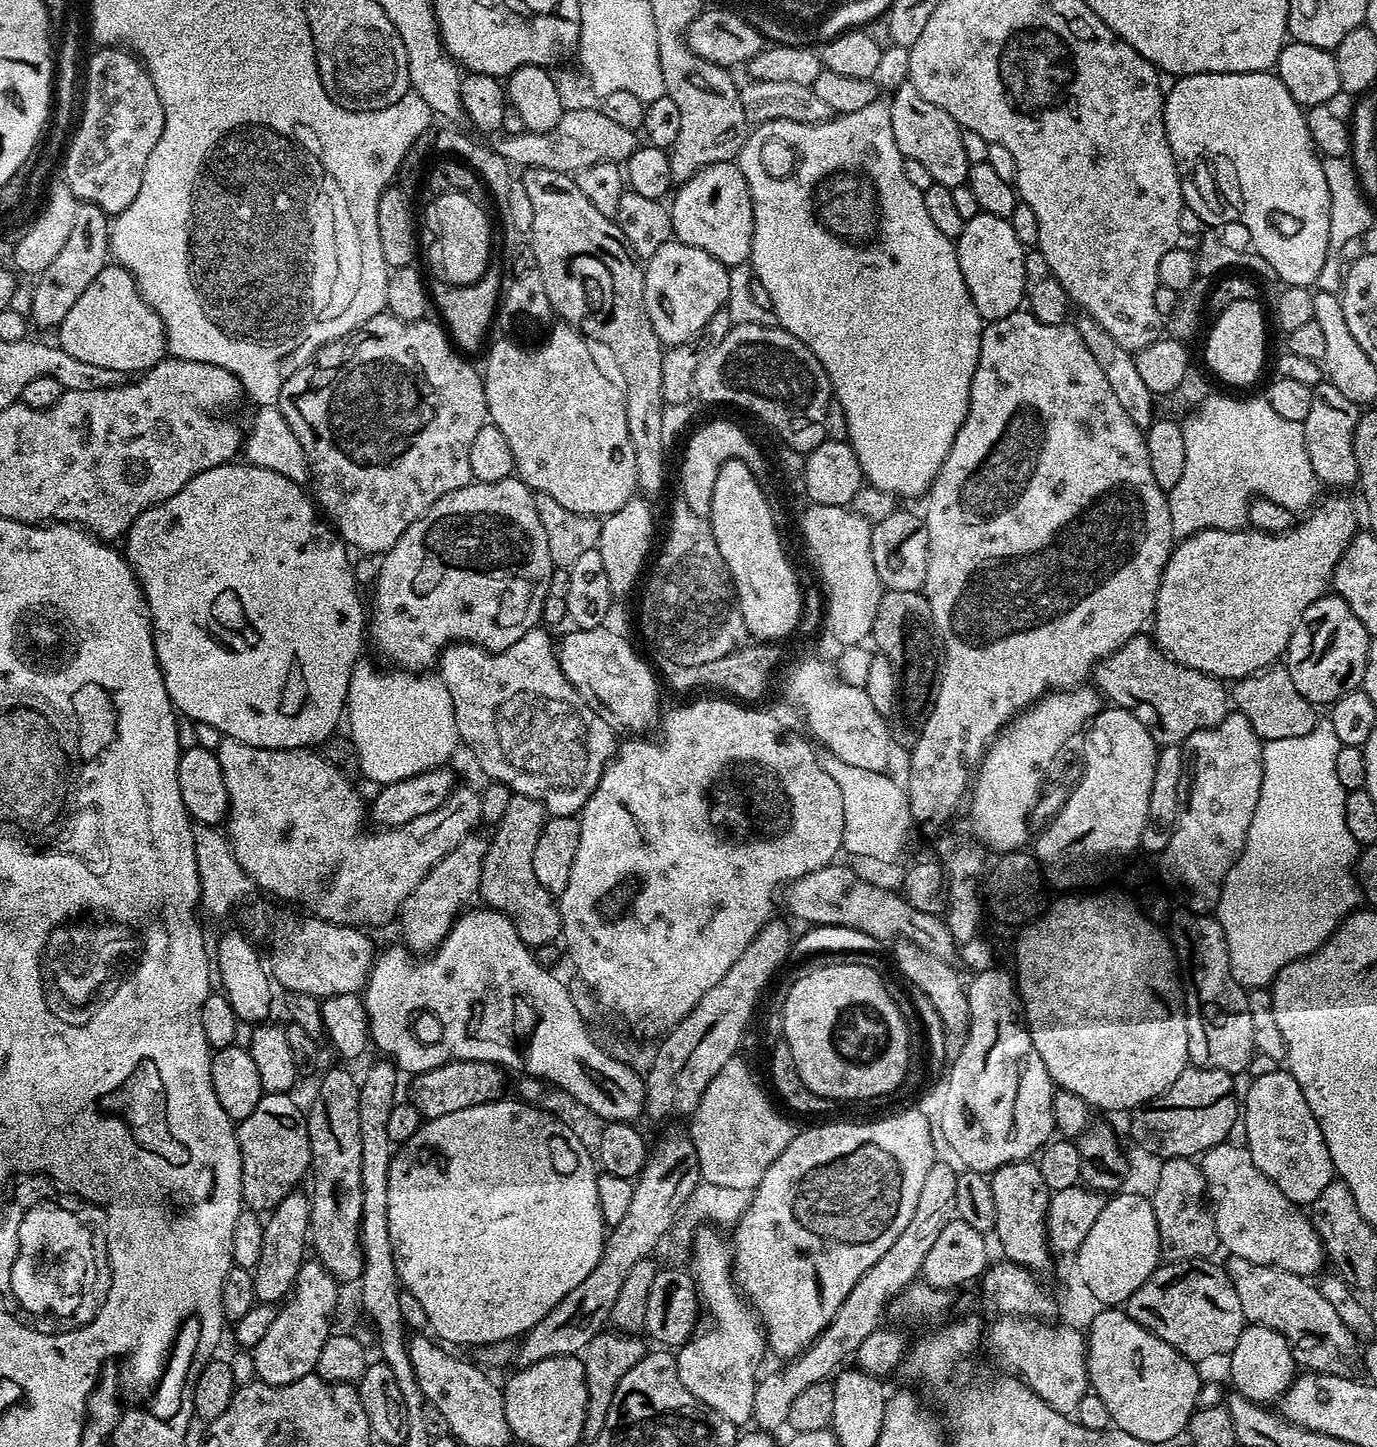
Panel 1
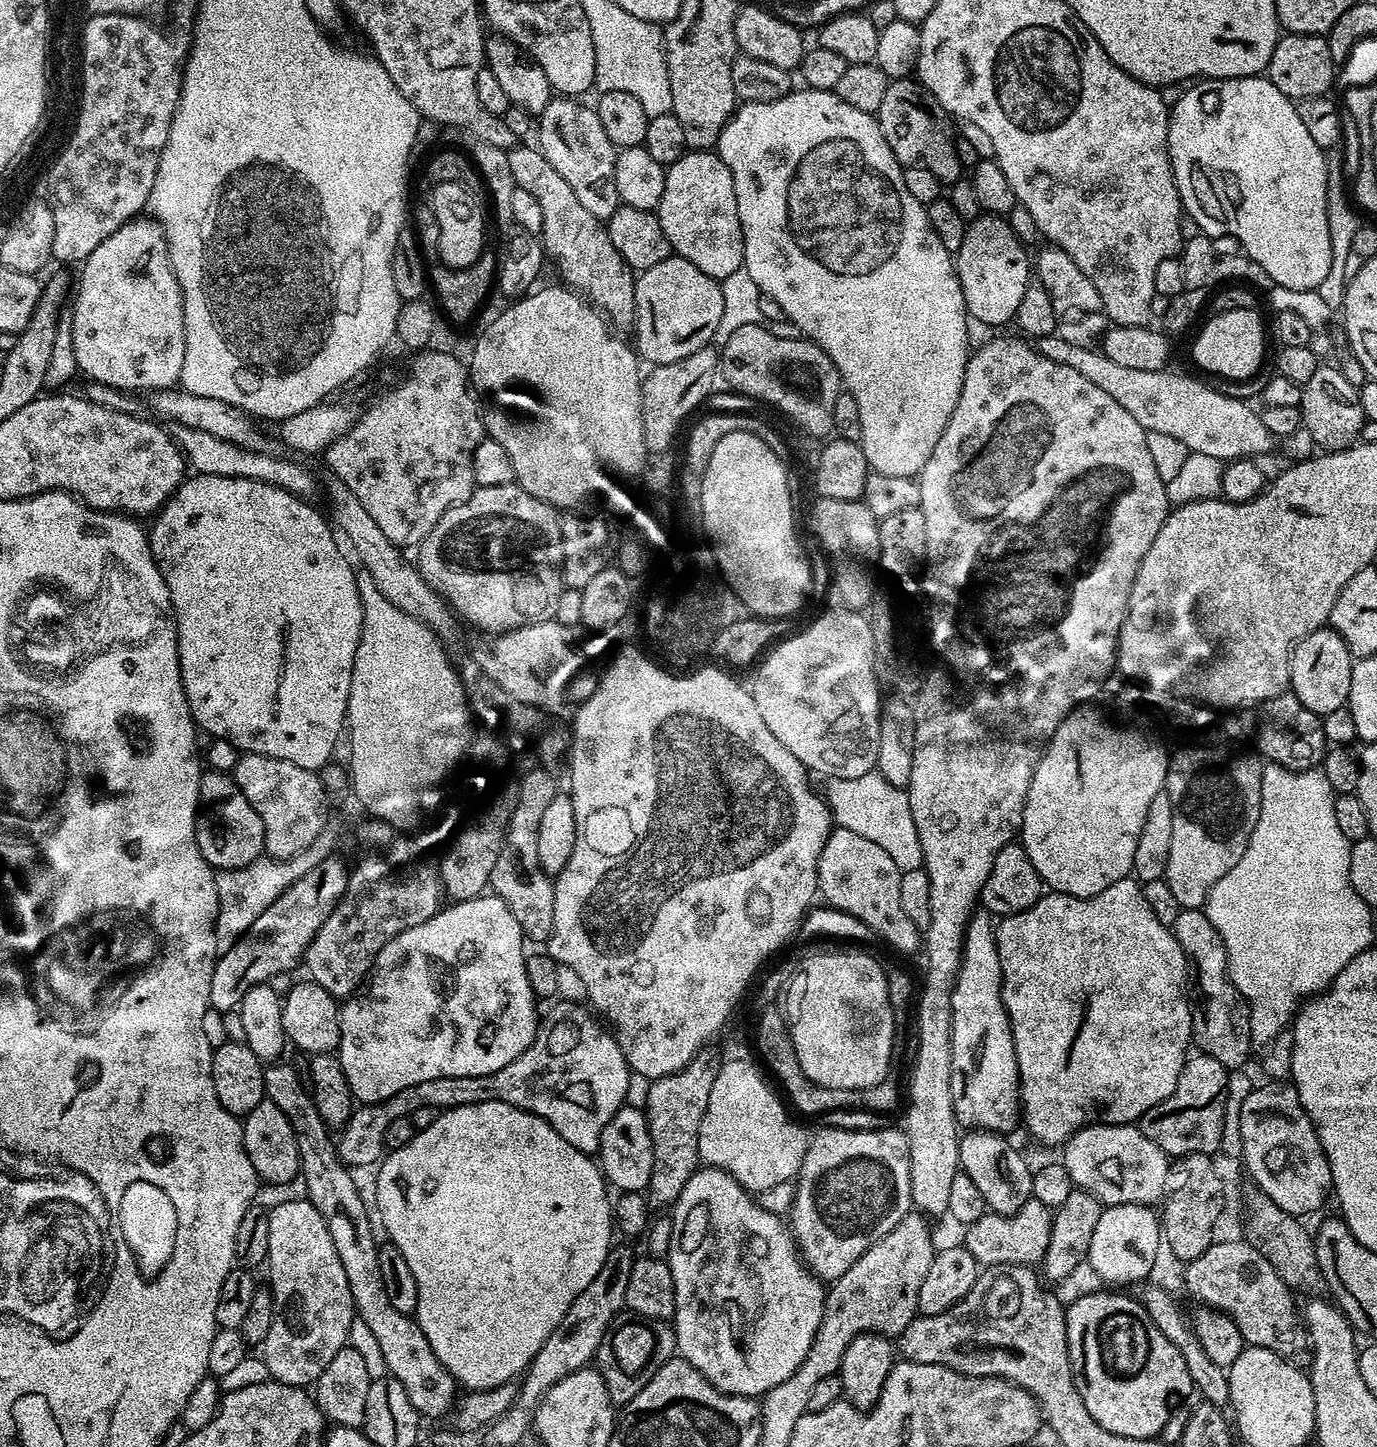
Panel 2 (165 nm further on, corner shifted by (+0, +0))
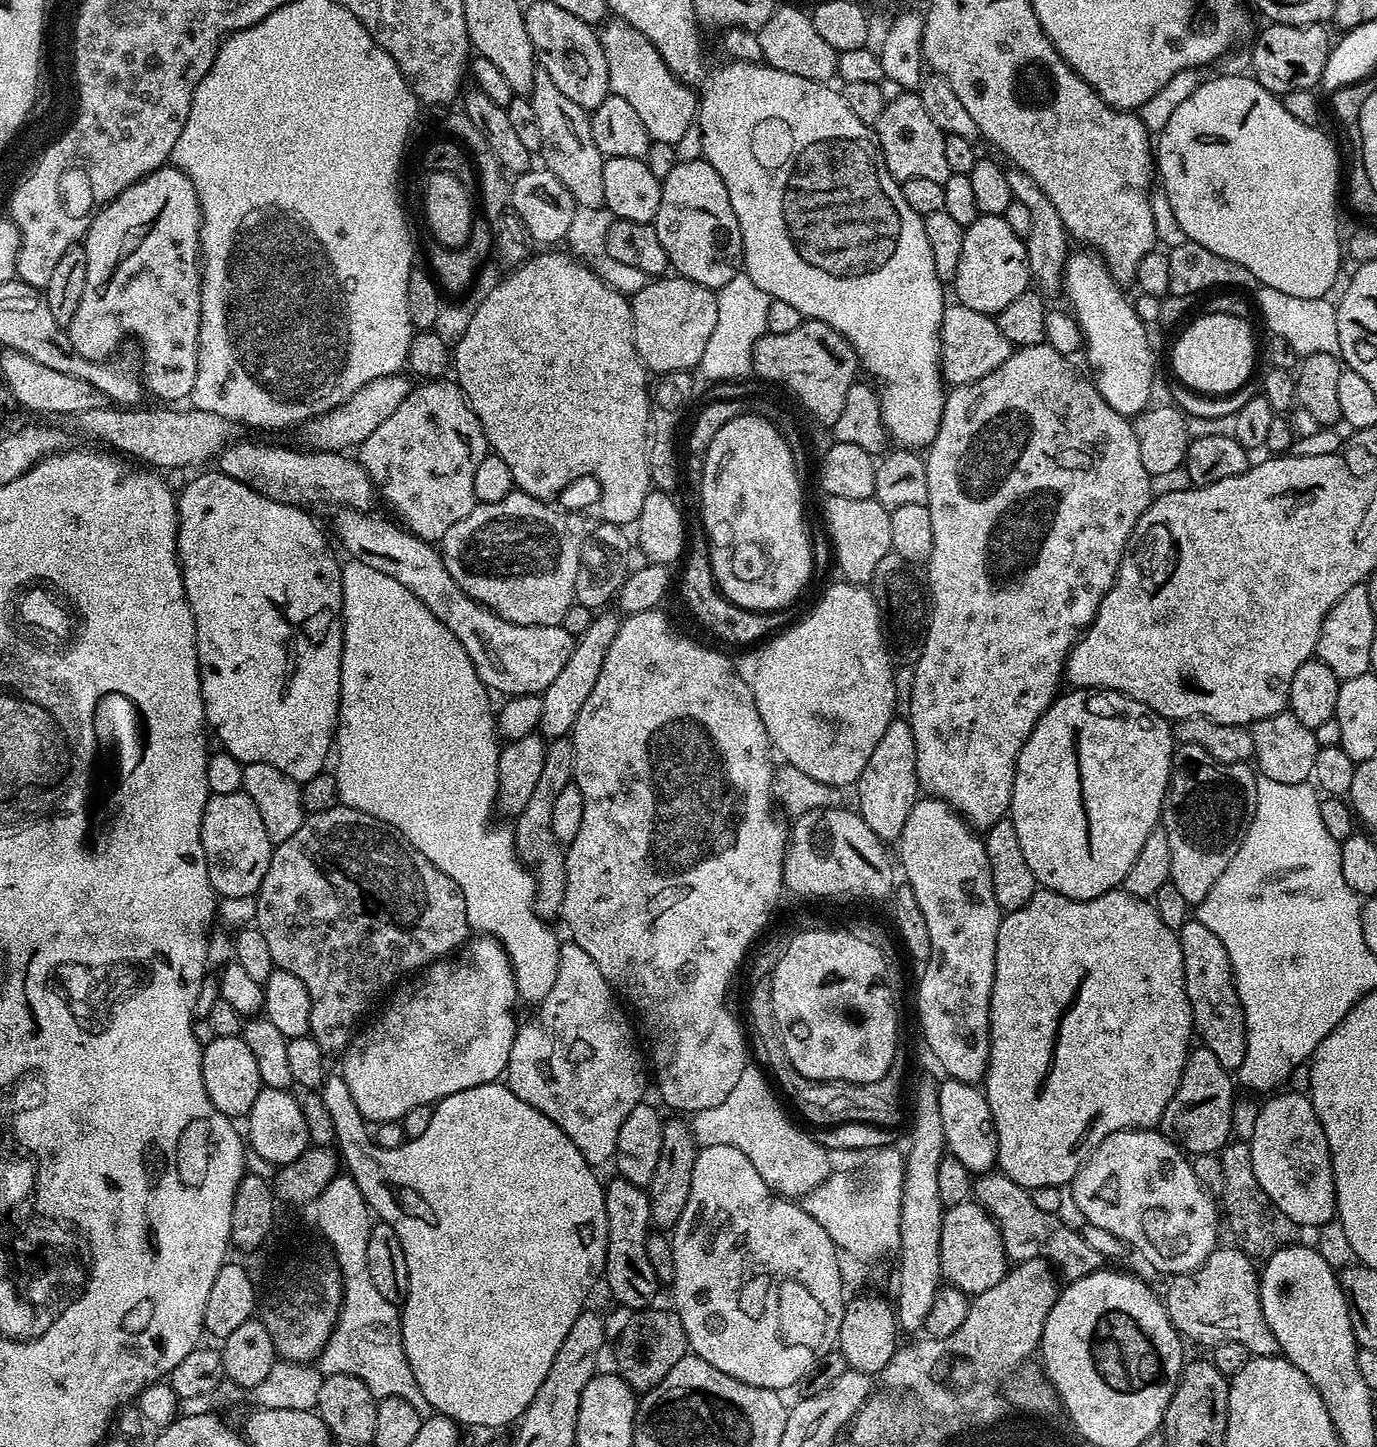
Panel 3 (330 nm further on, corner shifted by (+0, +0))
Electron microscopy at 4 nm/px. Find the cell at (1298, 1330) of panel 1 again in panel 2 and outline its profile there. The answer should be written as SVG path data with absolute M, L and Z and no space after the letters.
M1217 1239L1198 1258L1187 1261L1184 1272L1184 1284L1194 1299L1201 1305L1225 1312L1238 1326L1245 1345L1254 1348L1269 1348L1284 1360L1298 1368L1307 1369L1312 1362L1312 1350L1308 1333L1304 1327L1301 1309L1296 1308L1297 1297L1293 1289L1250 1246L1247 1240Z

